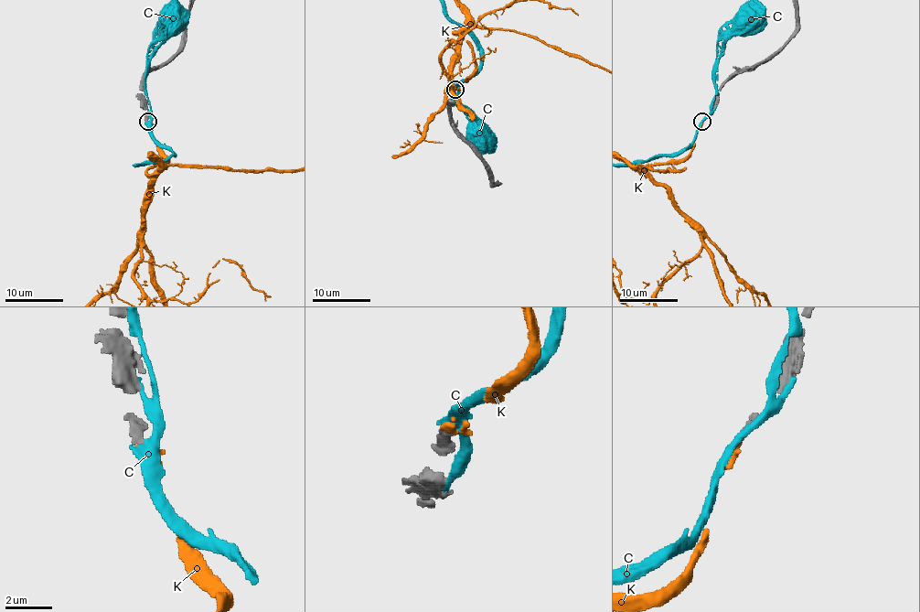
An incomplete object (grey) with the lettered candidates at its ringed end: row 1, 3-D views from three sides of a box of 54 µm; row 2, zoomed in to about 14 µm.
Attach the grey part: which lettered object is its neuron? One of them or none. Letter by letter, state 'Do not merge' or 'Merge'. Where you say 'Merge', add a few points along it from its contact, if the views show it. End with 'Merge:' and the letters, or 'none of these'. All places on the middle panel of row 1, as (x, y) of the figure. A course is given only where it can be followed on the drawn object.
C: Do not merge
K: Merge
Merge: K

